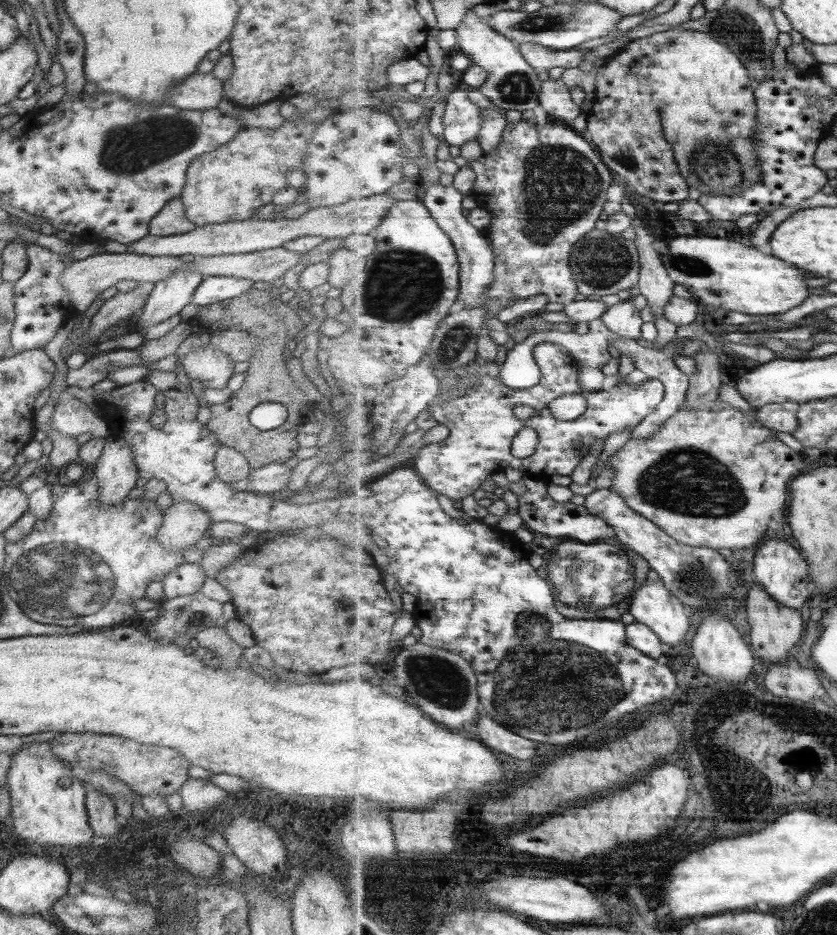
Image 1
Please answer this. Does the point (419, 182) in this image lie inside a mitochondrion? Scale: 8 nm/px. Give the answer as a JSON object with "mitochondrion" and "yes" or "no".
{"mitochondrion":"no"}

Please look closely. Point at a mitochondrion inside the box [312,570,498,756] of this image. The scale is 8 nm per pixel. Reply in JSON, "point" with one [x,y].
{"point":[440,681]}

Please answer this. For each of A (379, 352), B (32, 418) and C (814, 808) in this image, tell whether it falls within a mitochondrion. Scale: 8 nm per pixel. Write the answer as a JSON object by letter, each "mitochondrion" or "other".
{"A":"other","B":"other","C":"other"}

